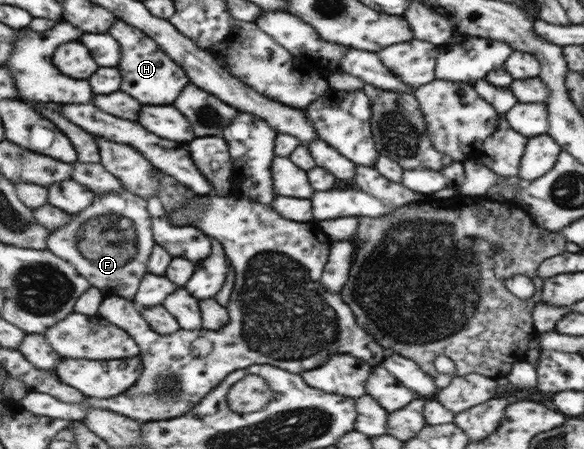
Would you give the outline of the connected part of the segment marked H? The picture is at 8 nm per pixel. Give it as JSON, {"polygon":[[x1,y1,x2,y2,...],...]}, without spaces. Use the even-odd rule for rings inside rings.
{"polygon":[[116,21,107,31,121,45,122,59,118,69,122,73,122,91,140,101,142,105,170,105,180,95,180,91,189,84,183,67,176,63,160,46,136,27]]}

